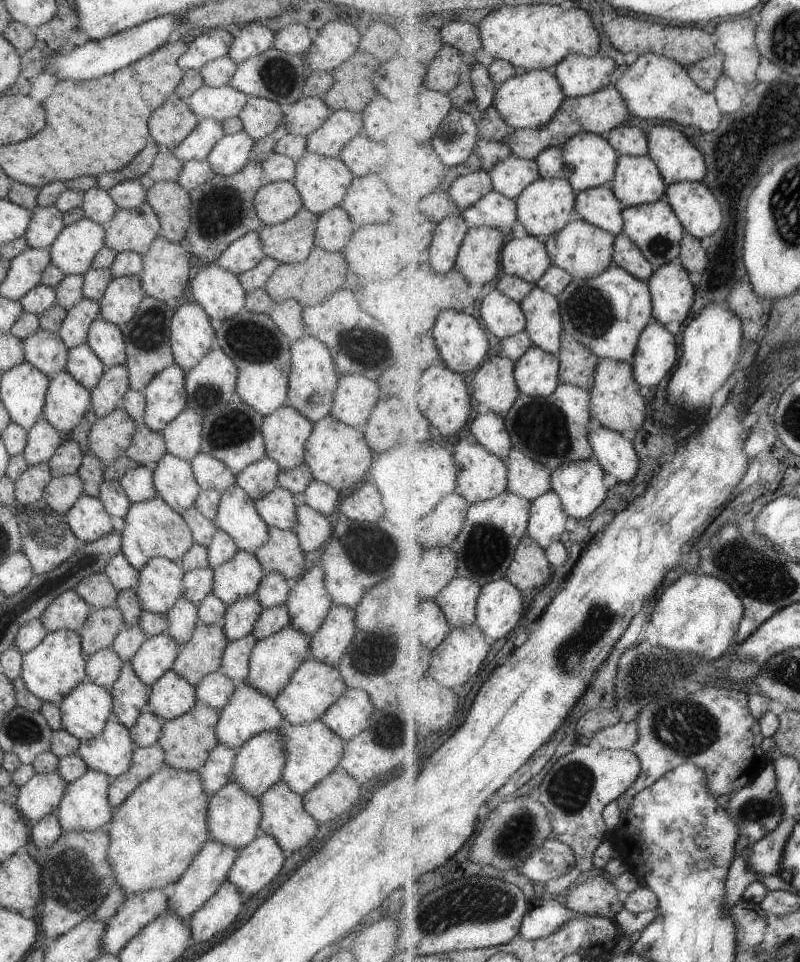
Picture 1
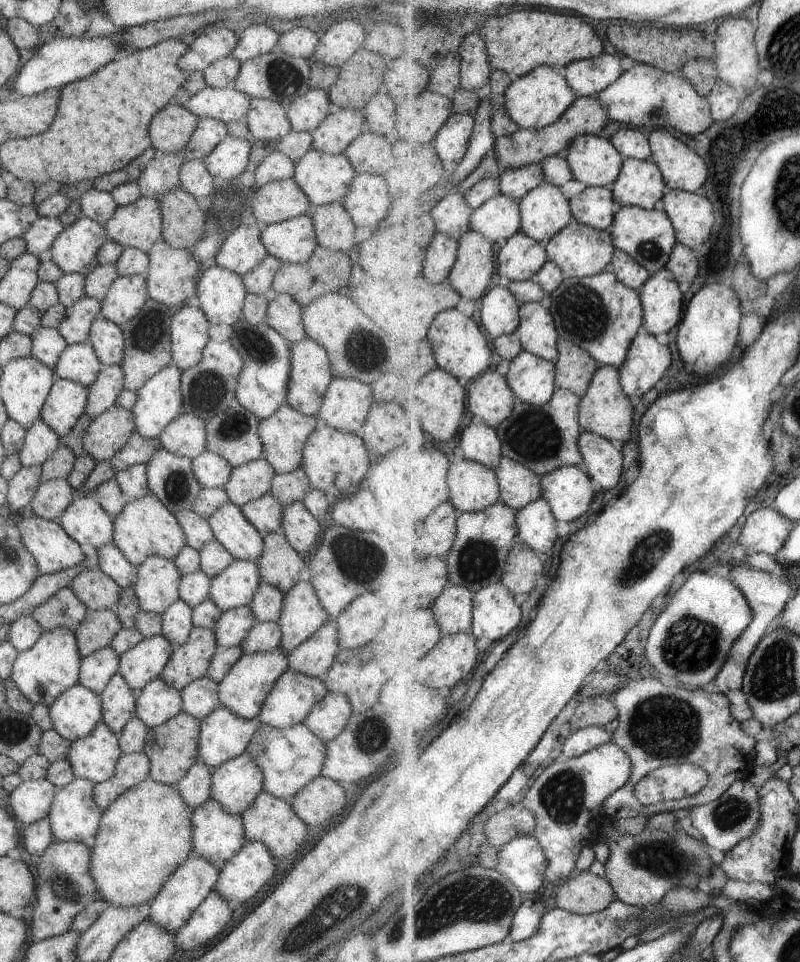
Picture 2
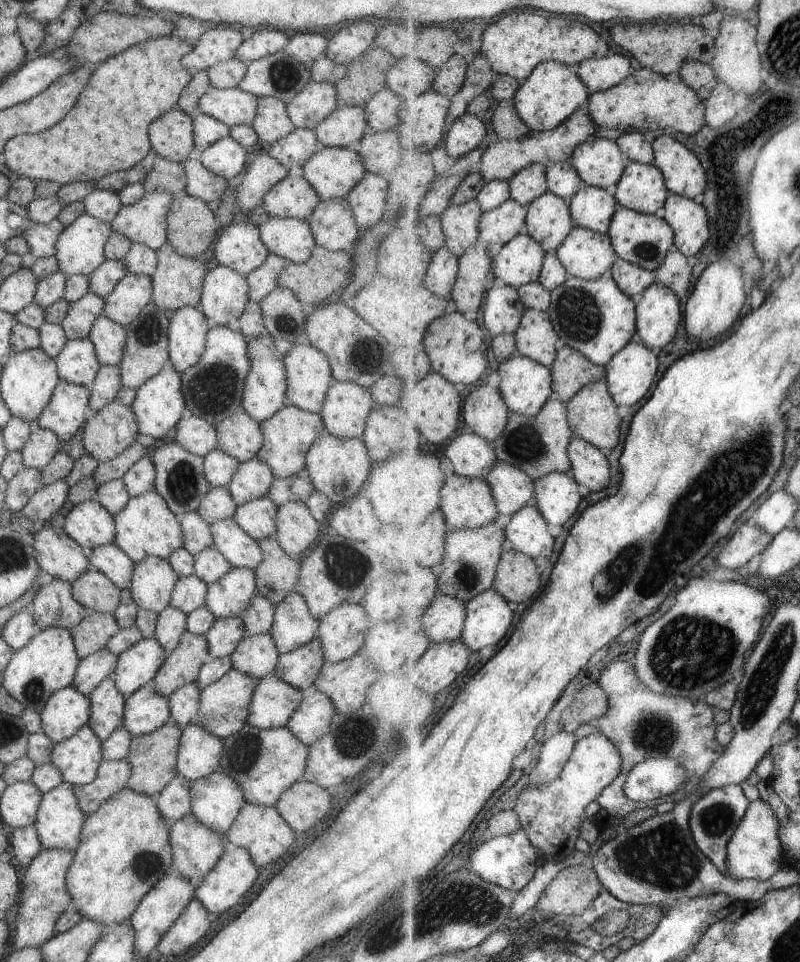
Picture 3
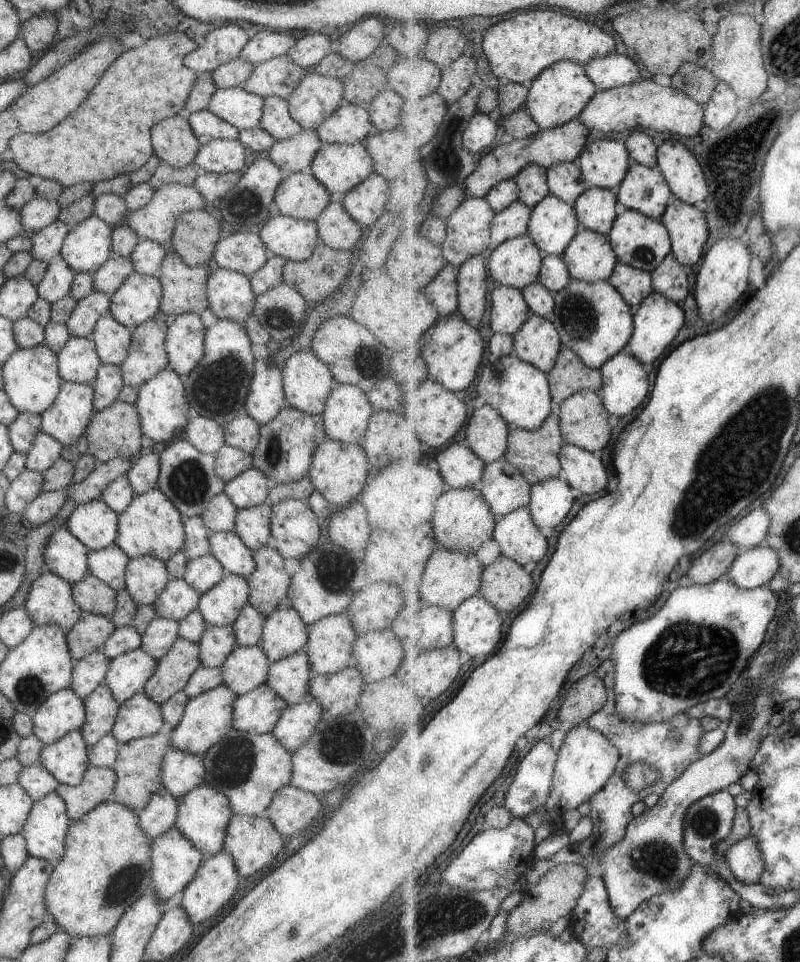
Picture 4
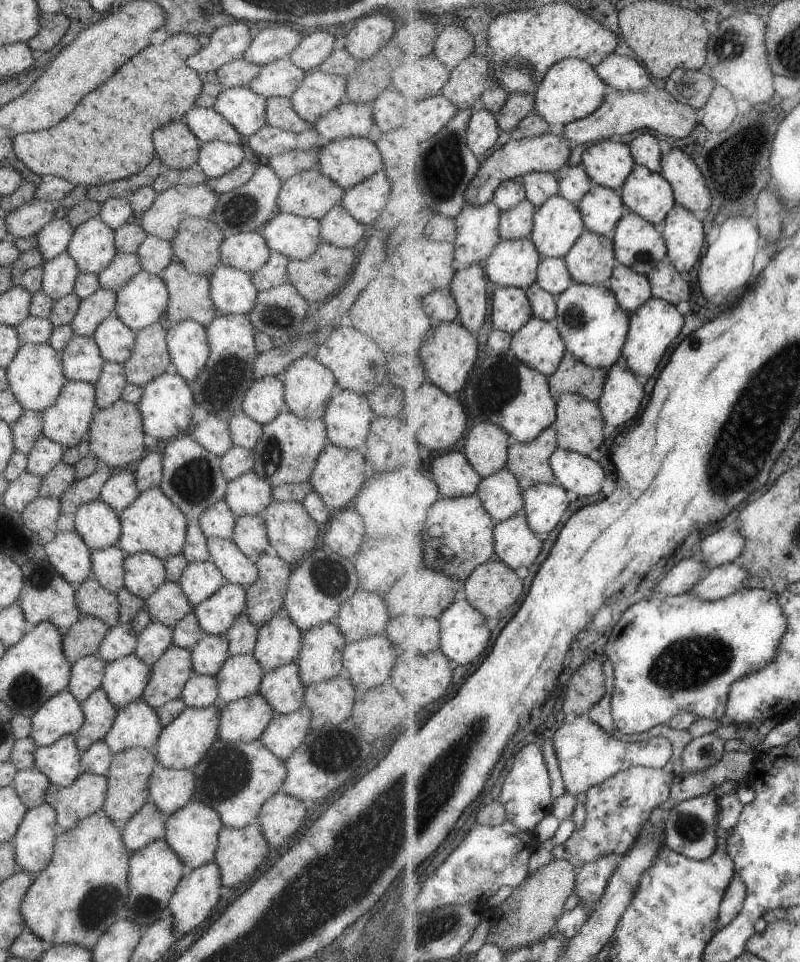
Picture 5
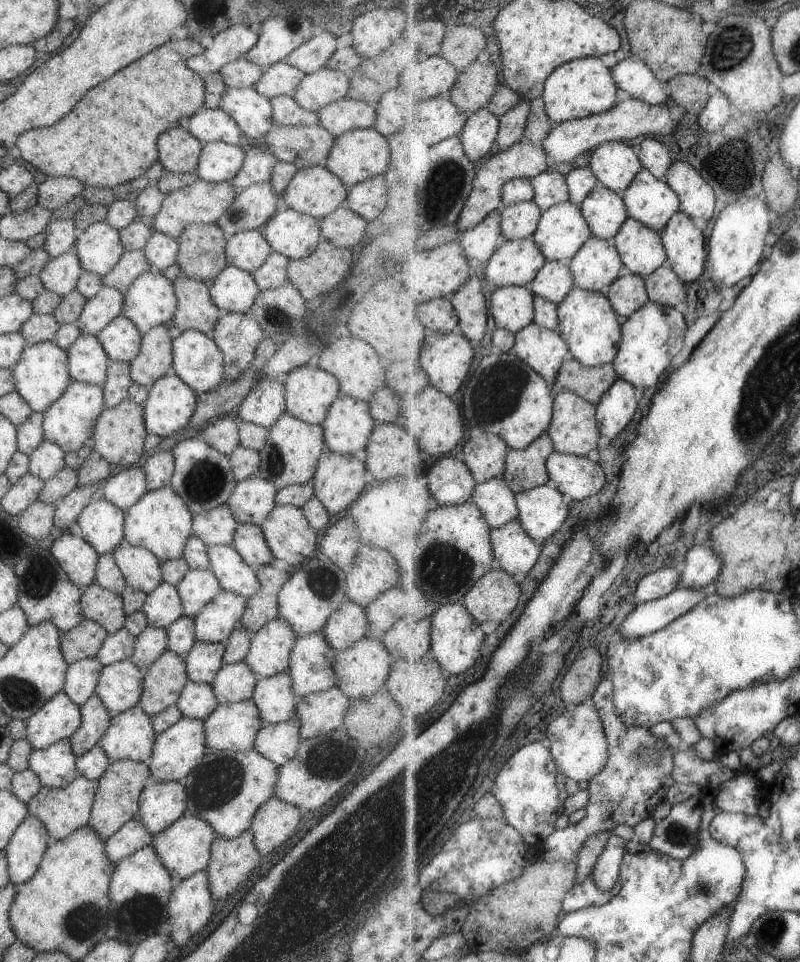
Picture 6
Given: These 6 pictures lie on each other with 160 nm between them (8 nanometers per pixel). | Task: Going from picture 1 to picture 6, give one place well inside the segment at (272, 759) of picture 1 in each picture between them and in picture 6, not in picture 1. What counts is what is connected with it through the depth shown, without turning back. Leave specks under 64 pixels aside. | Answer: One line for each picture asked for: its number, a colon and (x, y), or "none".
2: (235, 783)
3: (215, 800)
4: (203, 813)
5: (191, 831)
6: (183, 847)

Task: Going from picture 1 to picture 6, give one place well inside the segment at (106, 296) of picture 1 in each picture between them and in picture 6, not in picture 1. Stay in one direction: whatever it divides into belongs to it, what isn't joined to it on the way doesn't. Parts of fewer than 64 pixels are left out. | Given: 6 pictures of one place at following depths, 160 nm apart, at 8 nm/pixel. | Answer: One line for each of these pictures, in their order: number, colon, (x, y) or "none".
2: (125, 295)
3: (131, 292)
4: (137, 298)
5: (141, 301)
6: (149, 300)

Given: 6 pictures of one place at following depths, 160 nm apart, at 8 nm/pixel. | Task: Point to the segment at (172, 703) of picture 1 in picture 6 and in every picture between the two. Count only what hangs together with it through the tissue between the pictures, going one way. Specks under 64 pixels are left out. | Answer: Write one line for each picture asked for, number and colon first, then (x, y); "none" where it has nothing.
2: (156, 702)
3: (145, 710)
4: (138, 716)
5: (135, 724)
6: (129, 735)

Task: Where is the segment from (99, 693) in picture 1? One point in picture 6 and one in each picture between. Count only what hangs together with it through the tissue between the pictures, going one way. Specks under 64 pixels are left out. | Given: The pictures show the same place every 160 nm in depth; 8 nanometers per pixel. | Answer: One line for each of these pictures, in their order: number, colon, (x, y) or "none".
2: (74, 713)
3: (65, 711)
4: (63, 711)
5: (60, 715)
6: (58, 718)

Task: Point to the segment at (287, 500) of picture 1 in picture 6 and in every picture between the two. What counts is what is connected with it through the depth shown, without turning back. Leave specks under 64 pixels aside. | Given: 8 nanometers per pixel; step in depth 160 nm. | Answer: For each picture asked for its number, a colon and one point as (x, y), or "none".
2: (264, 513)
3: (256, 518)
4: (251, 525)
5: (249, 533)
6: (248, 542)

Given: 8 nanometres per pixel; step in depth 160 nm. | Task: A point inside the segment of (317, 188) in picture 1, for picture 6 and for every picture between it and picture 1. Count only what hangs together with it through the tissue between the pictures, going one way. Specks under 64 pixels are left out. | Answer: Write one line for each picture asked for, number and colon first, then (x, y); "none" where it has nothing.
2: (323, 178)
3: (330, 171)
4: (338, 167)
5: (346, 161)
6: (356, 155)

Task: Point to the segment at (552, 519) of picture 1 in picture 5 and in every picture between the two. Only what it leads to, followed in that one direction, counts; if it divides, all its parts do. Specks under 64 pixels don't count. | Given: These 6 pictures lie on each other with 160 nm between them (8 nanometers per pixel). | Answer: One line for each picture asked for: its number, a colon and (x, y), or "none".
2: (536, 522)
3: (528, 530)
4: (518, 534)
5: (516, 543)

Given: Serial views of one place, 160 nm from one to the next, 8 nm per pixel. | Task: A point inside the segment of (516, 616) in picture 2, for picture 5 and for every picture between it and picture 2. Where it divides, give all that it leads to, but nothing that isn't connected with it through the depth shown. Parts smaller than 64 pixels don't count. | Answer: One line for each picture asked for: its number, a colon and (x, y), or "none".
3: (489, 616)
4: (477, 622)
5: (466, 634)

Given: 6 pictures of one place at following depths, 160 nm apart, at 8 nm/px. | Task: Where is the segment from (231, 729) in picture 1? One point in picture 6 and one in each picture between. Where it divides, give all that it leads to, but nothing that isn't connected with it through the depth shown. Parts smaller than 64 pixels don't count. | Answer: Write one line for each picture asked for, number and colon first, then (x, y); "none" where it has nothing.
2: (222, 734)
3: (199, 752)
4: (180, 771)
5: (168, 789)
6: (160, 803)

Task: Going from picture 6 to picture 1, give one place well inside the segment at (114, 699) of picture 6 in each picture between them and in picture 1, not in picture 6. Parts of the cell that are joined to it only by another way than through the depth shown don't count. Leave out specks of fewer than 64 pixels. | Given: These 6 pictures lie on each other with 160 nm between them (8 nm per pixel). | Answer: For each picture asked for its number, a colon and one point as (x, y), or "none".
1: (152, 659)
2: (138, 665)
3: (135, 666)
4: (126, 674)
5: (123, 680)

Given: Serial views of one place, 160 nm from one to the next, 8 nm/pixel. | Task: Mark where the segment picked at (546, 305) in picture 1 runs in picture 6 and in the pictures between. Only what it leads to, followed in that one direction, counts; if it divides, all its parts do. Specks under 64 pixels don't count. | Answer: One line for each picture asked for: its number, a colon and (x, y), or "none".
2: (538, 332)
3: (536, 337)
4: (538, 342)
5: (539, 344)
6: (545, 350)

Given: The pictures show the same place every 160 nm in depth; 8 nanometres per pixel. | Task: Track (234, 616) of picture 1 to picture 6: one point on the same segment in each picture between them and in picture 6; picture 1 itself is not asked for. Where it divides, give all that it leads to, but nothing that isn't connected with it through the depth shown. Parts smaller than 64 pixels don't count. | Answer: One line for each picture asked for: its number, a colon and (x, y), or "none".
2: (232, 626)
3: (224, 634)
4: (216, 642)
5: (207, 654)
6: (202, 661)

